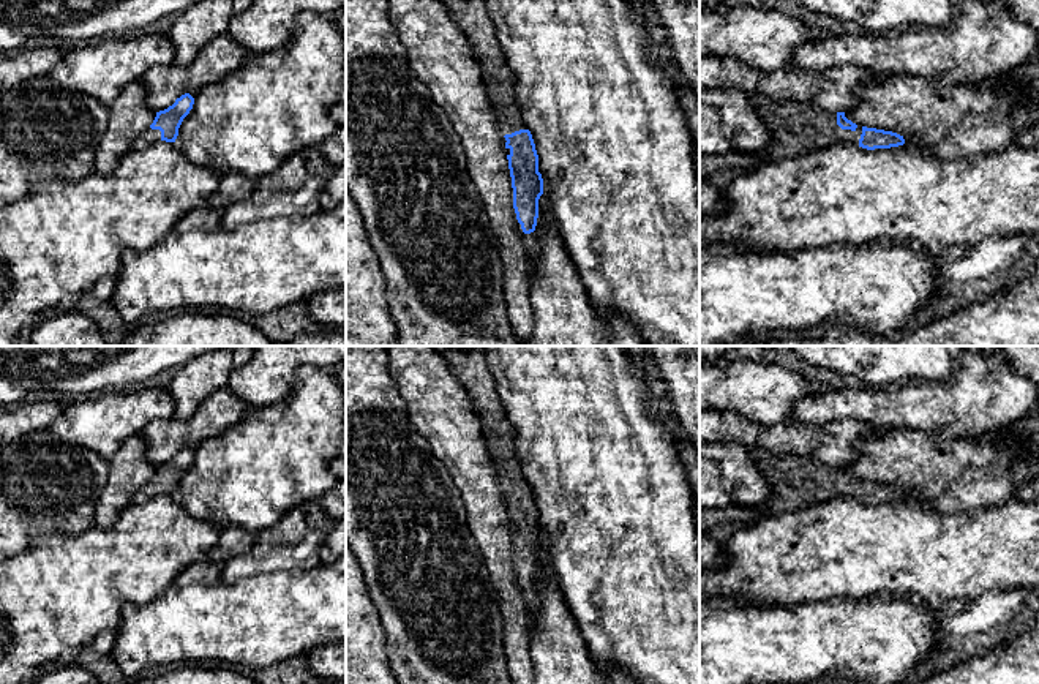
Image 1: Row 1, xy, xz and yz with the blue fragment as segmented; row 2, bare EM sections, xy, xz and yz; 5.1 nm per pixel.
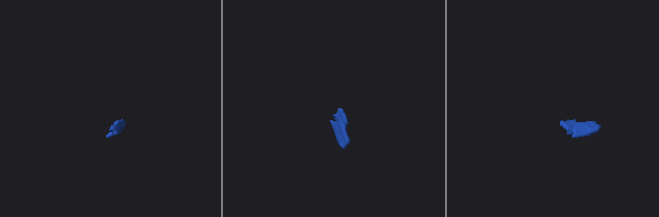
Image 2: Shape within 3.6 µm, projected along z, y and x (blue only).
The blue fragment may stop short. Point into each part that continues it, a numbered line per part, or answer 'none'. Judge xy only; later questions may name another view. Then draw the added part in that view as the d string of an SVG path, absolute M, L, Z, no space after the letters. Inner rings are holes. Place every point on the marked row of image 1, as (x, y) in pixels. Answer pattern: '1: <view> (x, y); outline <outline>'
1: xy (149, 136); outline M147 128L133 144L133 150L142 150L161 141L161 131Z

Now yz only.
1: yz (798, 128); outline M760 98L758 112L774 128L774 142L761 153L730 152L700 158L700 177L722 169L748 169L774 156L802 156L838 142L859 145L862 126L854 131L837 125L837 112L812 104L775 103Z

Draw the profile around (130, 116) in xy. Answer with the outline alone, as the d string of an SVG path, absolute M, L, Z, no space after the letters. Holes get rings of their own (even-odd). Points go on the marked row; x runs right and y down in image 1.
M136 81L125 85L109 106L109 123L95 153L95 172L111 174L155 117L156 112L147 106L144 84Z

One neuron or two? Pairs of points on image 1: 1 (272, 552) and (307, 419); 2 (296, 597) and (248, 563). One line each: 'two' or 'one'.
1: two
2: two

